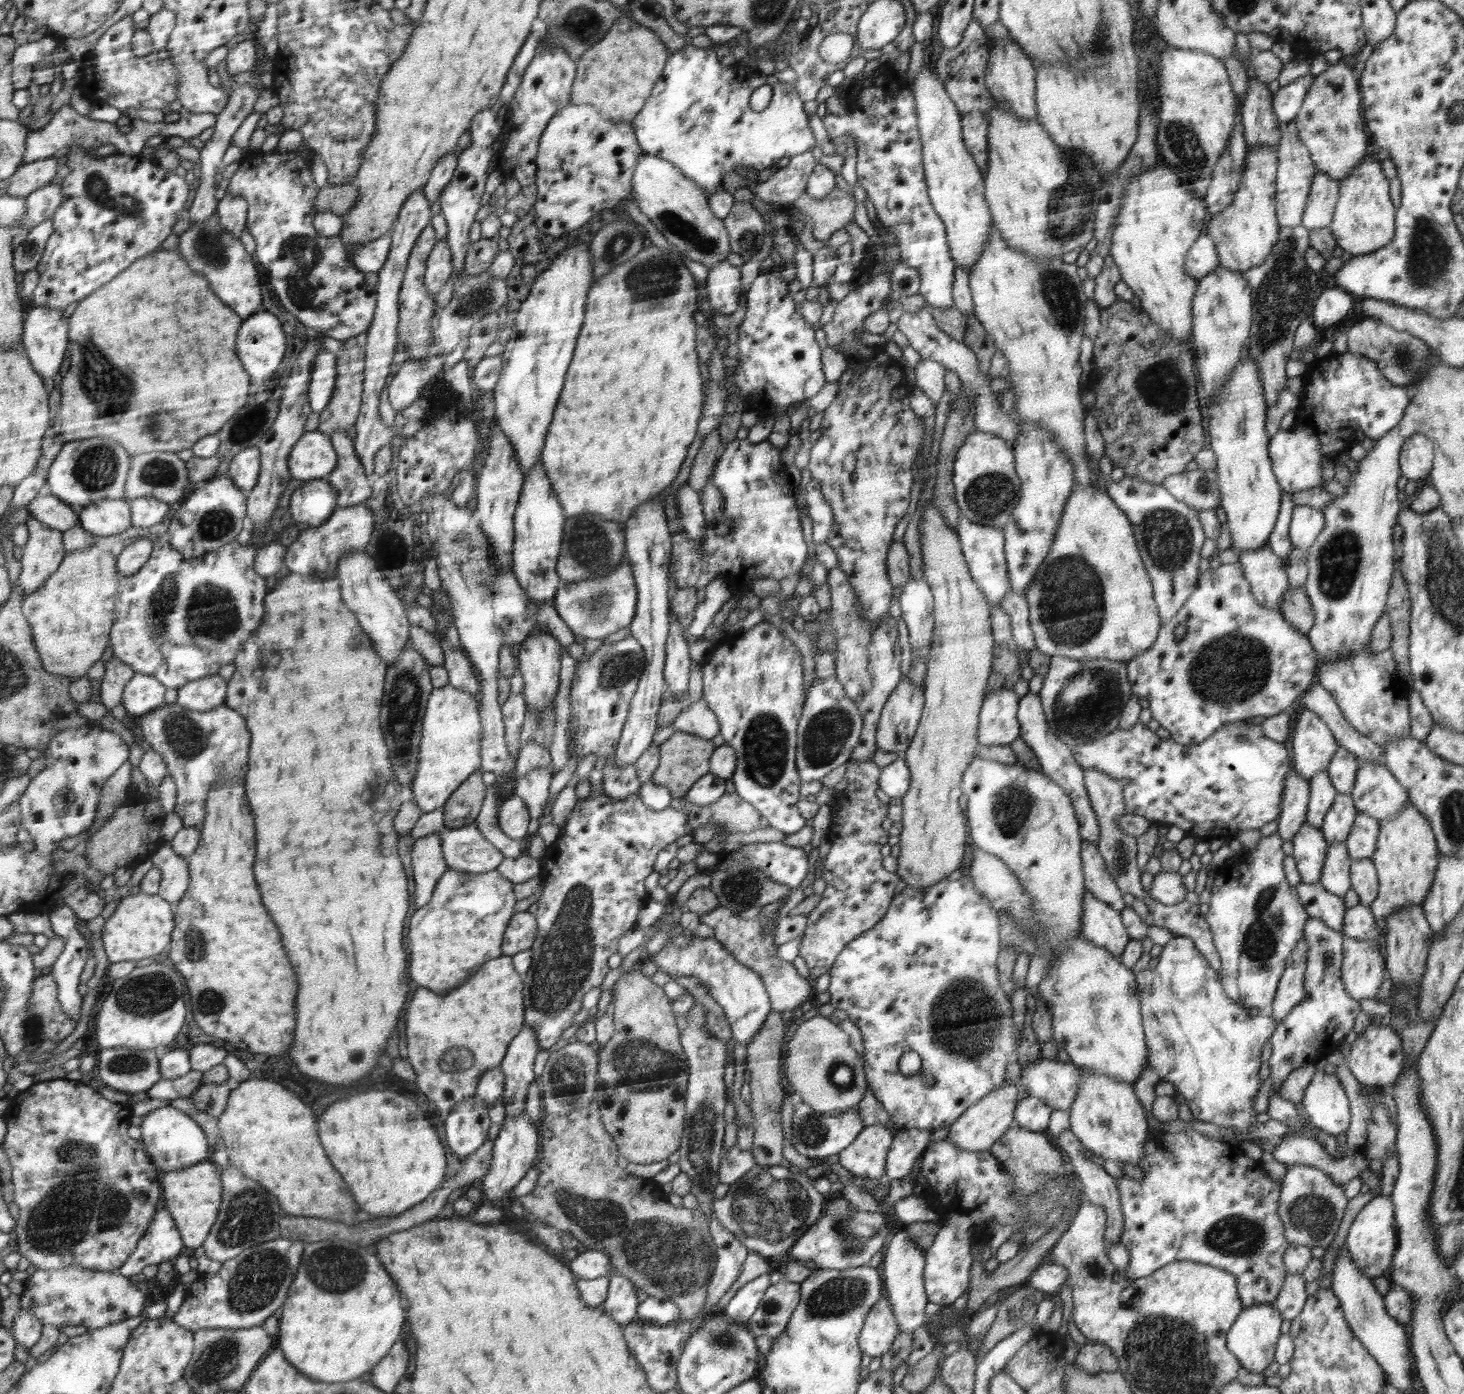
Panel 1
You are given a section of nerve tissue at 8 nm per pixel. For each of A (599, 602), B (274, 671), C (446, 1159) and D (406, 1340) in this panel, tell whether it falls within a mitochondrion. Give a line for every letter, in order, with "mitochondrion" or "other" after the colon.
A: mitochondrion
B: other
C: other
D: other

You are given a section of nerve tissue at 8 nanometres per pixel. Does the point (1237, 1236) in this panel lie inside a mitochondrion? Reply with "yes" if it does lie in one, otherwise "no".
yes

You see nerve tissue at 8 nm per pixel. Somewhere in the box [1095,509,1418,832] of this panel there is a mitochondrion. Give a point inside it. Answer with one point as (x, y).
(1229, 669)

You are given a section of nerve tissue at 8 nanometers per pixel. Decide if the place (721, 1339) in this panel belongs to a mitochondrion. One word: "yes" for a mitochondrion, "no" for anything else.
yes

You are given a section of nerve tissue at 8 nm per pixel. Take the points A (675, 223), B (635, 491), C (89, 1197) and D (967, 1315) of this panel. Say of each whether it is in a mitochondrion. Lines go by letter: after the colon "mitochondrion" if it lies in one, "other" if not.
A: mitochondrion
B: other
C: mitochondrion
D: other

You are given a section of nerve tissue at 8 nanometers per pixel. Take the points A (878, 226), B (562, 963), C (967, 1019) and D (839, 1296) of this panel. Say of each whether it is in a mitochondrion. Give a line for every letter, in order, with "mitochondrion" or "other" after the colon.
A: other
B: mitochondrion
C: mitochondrion
D: mitochondrion

